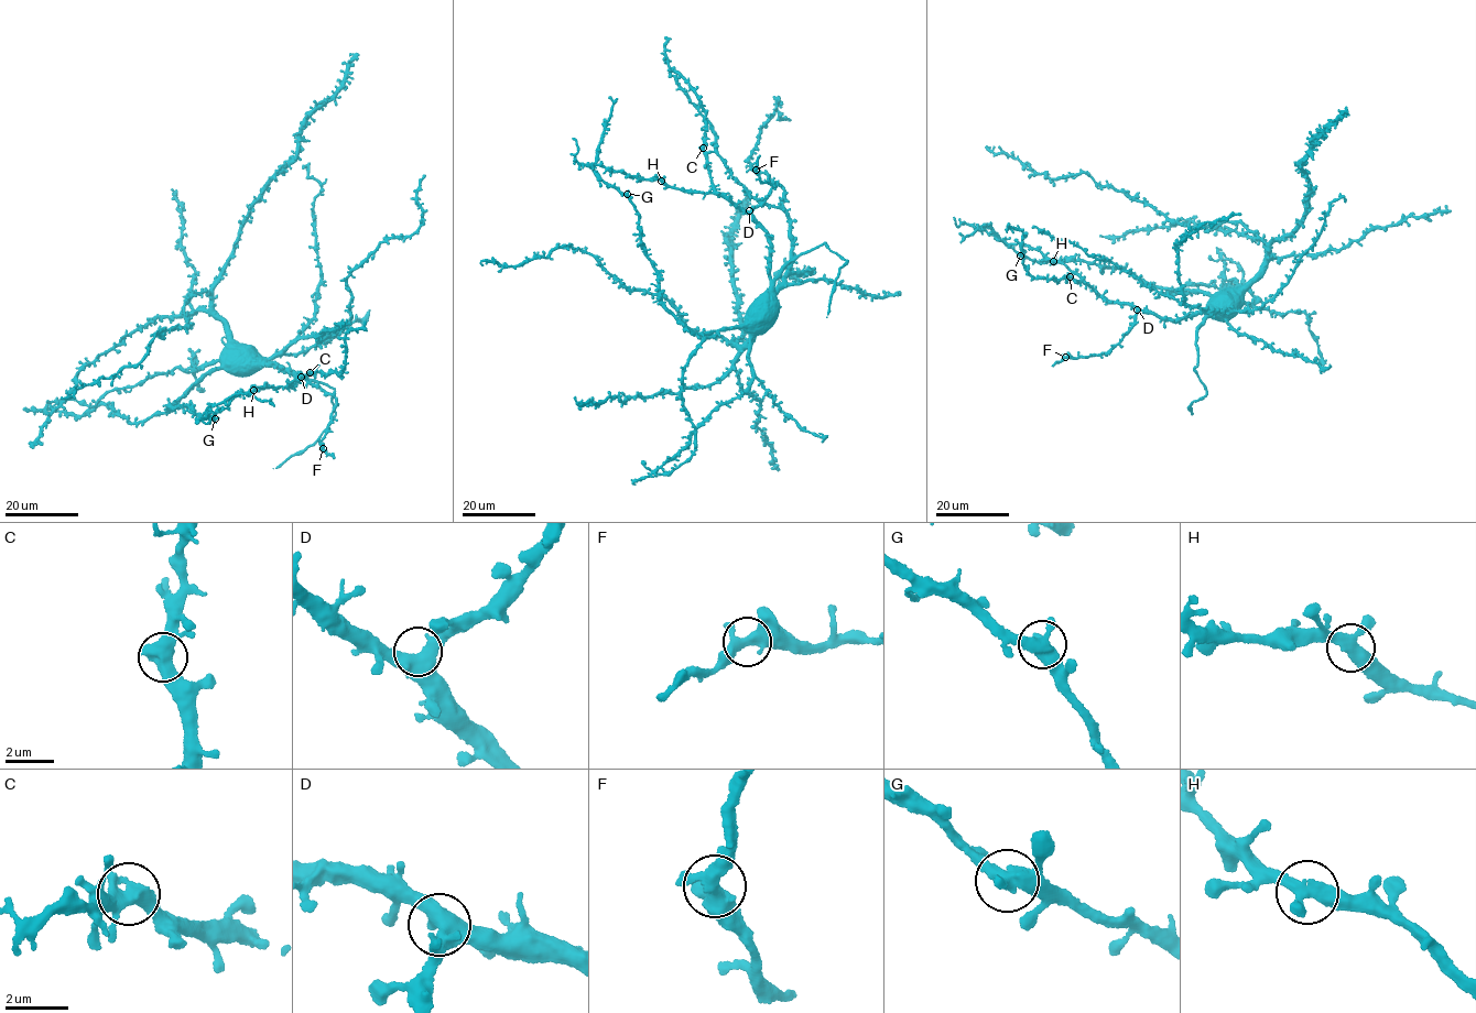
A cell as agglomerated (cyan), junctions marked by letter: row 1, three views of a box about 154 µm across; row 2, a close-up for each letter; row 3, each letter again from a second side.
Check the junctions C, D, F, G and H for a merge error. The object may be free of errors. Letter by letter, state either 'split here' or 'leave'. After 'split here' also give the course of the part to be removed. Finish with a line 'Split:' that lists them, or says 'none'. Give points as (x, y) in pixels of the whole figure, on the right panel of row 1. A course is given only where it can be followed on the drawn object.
C: leave
D: leave
F: leave
G: leave
H: leave
Split: none

